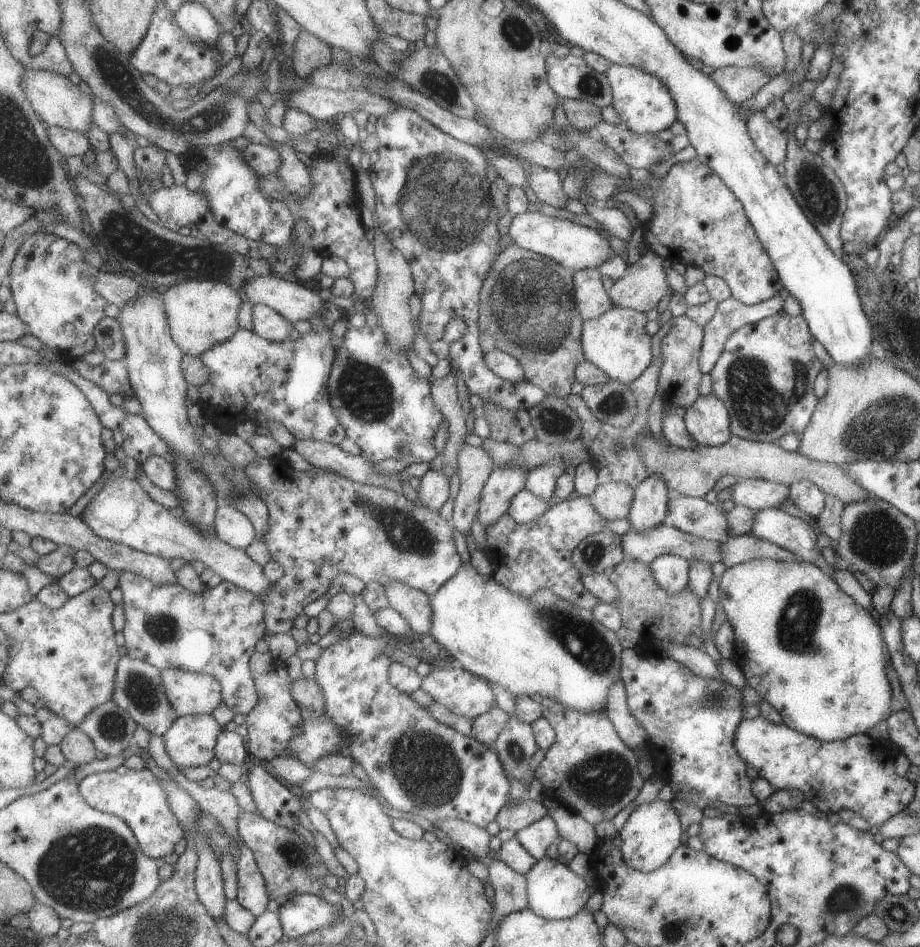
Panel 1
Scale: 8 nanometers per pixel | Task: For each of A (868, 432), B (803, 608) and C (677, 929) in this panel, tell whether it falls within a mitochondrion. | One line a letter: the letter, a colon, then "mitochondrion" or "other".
A: mitochondrion
B: mitochondrion
C: mitochondrion

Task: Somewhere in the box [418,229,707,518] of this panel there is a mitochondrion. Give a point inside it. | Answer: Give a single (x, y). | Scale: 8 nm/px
(529, 308)

